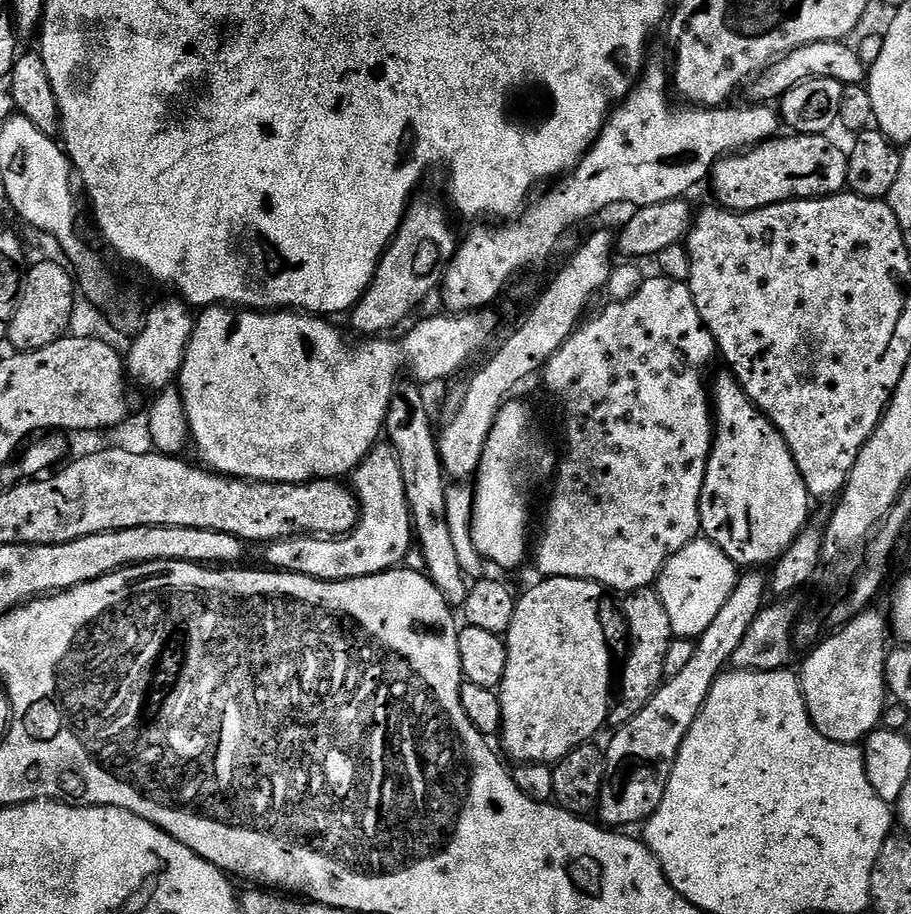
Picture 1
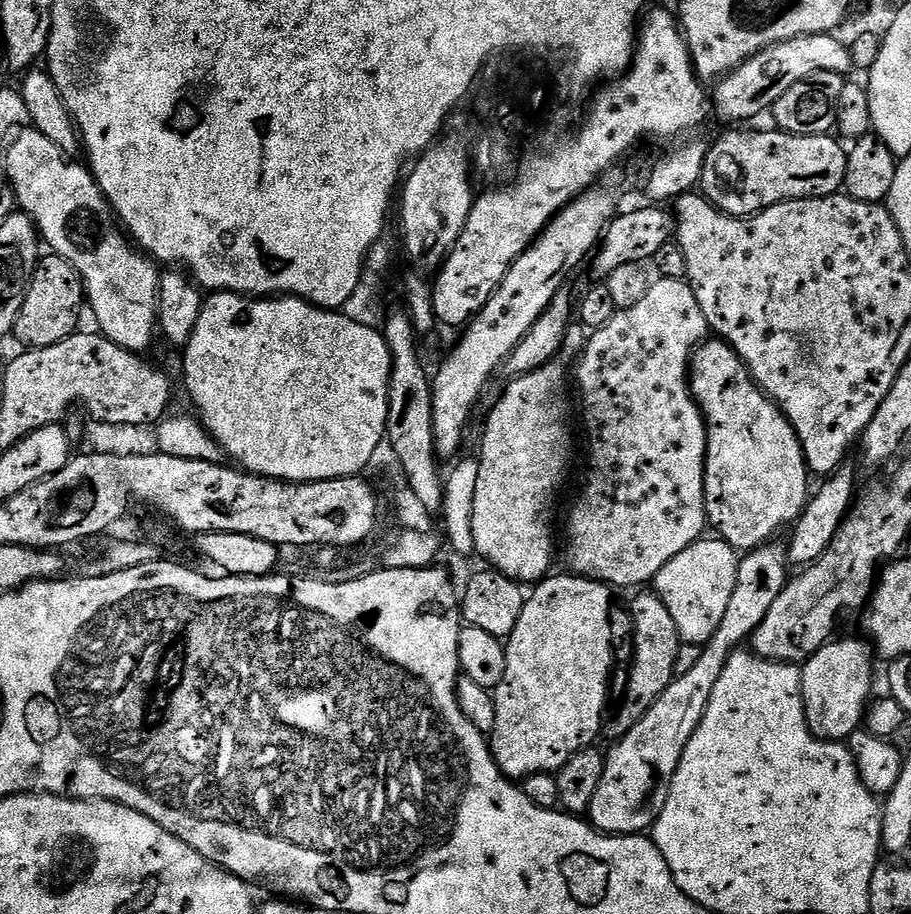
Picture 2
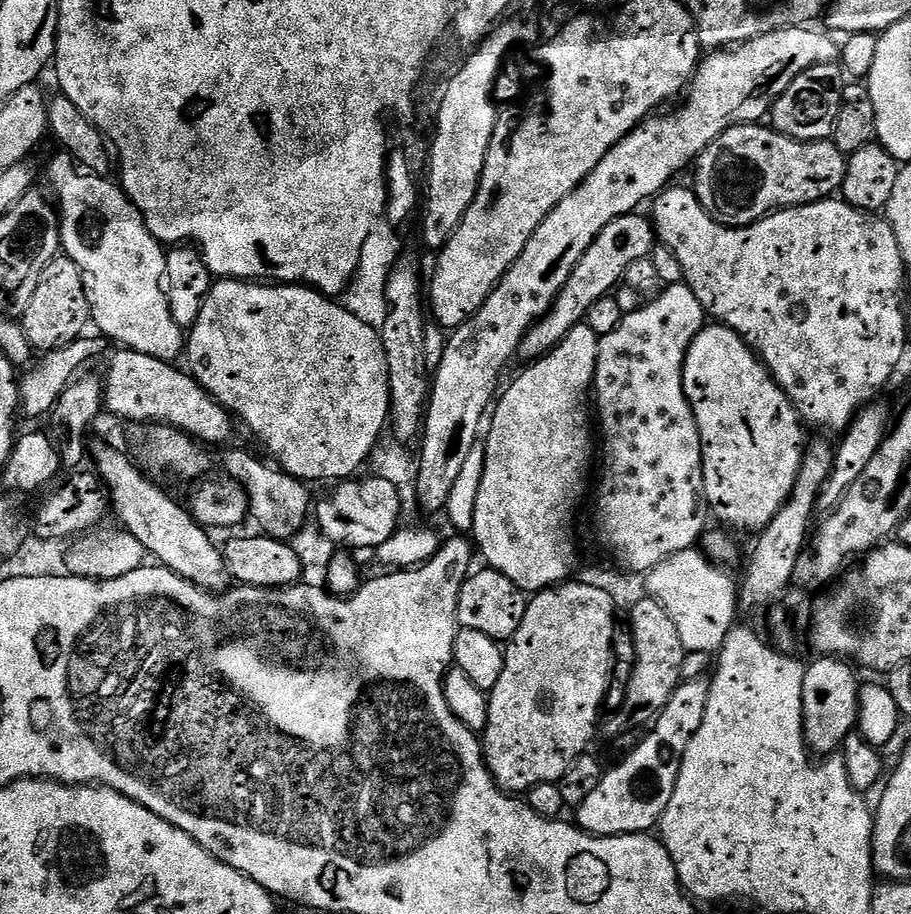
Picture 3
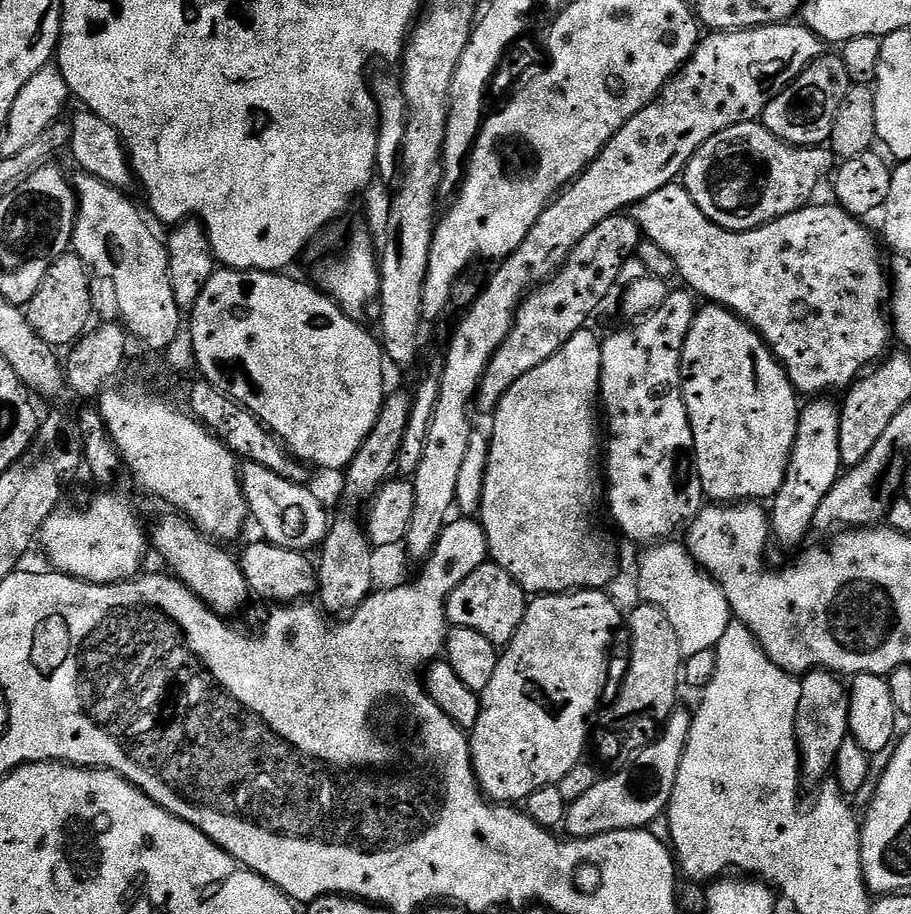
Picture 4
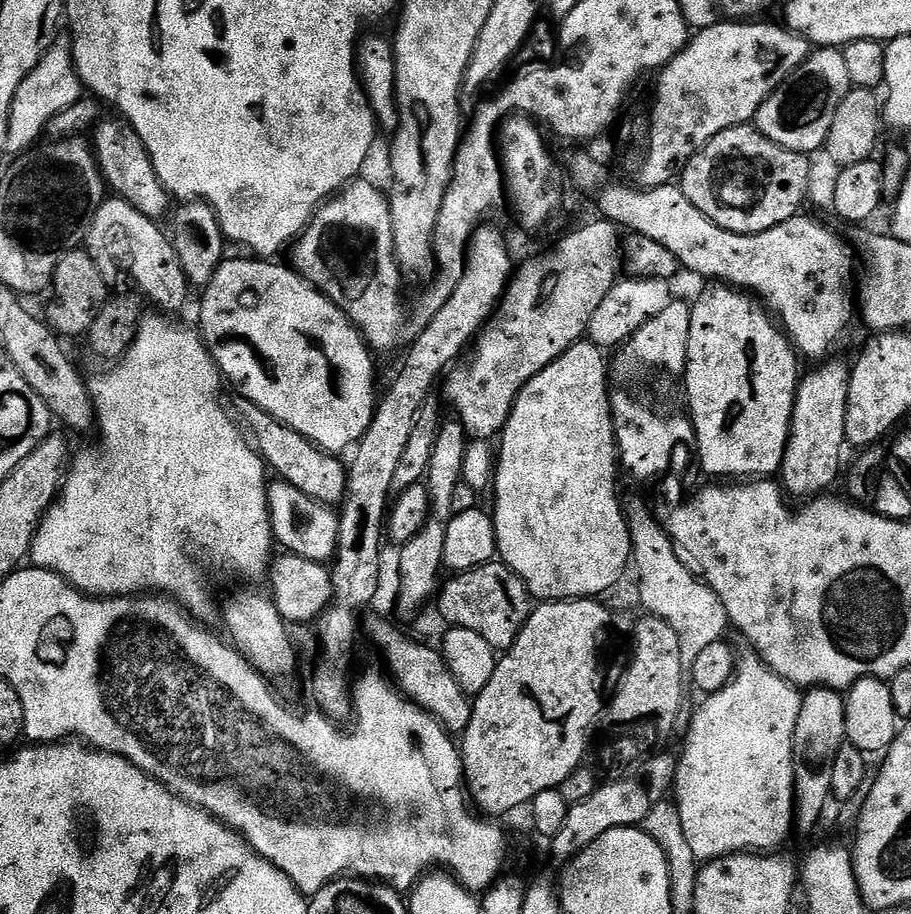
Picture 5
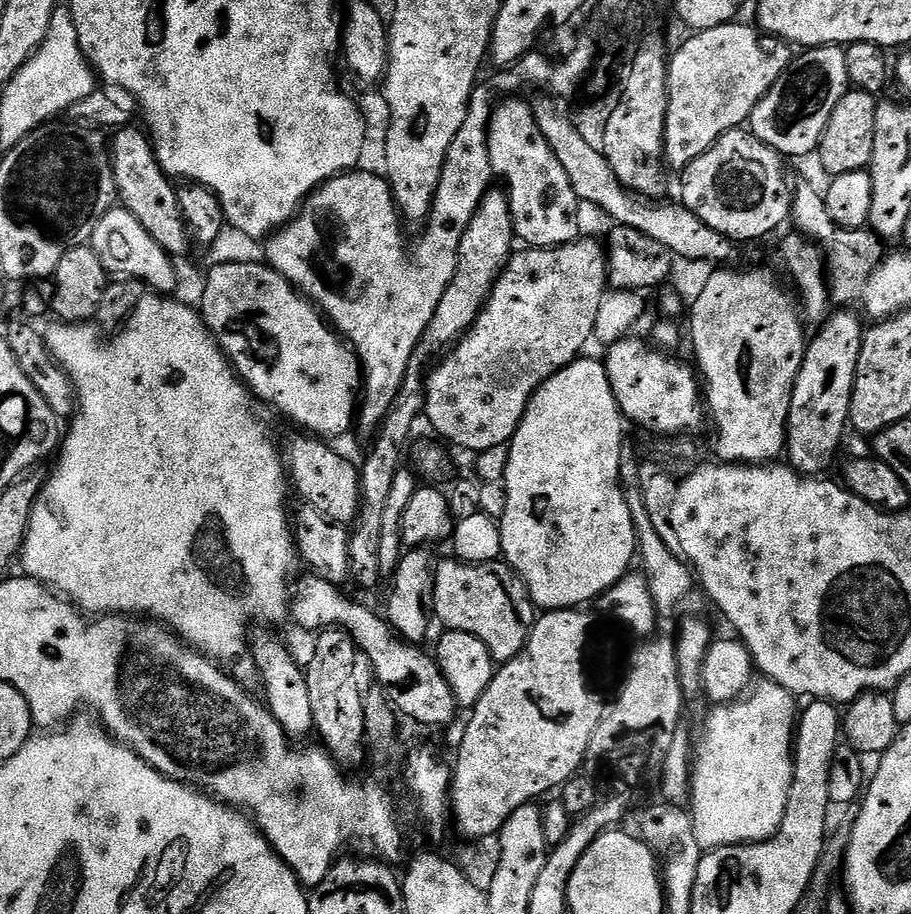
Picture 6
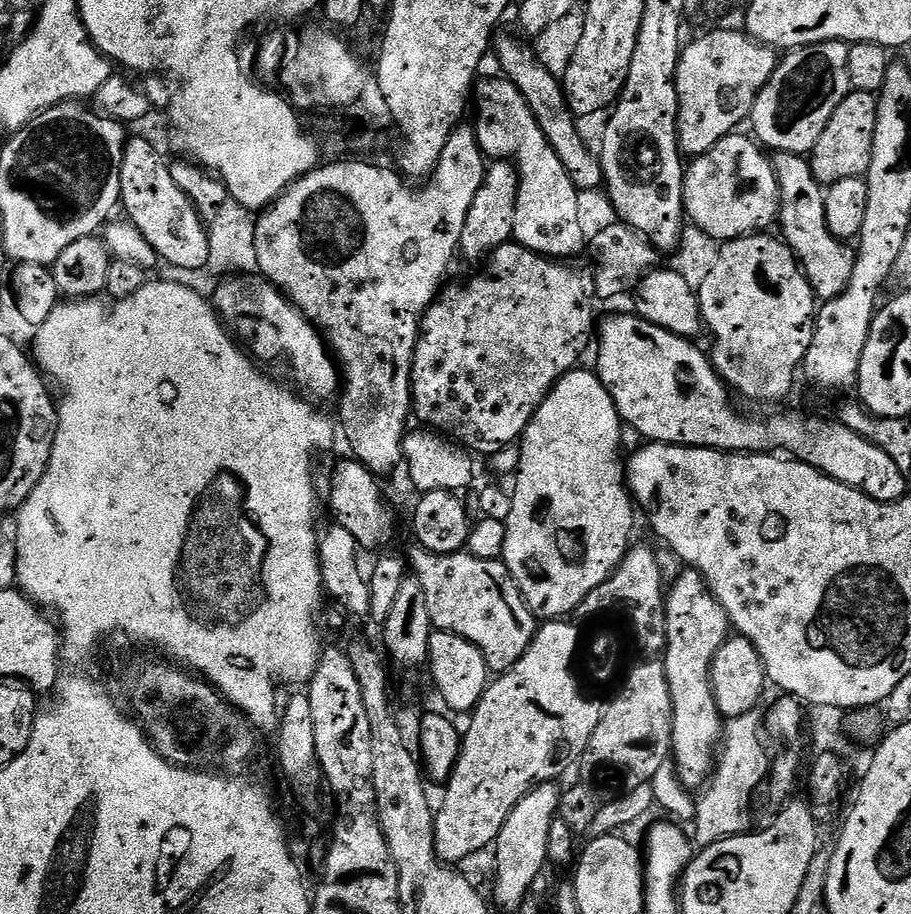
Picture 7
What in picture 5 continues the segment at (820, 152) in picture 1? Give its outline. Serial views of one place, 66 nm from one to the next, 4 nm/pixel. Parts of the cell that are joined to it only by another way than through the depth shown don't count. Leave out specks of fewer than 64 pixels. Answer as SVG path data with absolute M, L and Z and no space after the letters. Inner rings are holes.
M751 123L739 124L730 130L722 130L684 168L678 177L678 187L684 191L686 198L710 218L722 230L730 230L734 234L753 236L759 232L770 230L801 211L804 195L808 192L808 160L803 152L792 152L789 148L778 146L770 138L760 133L760 129Z

